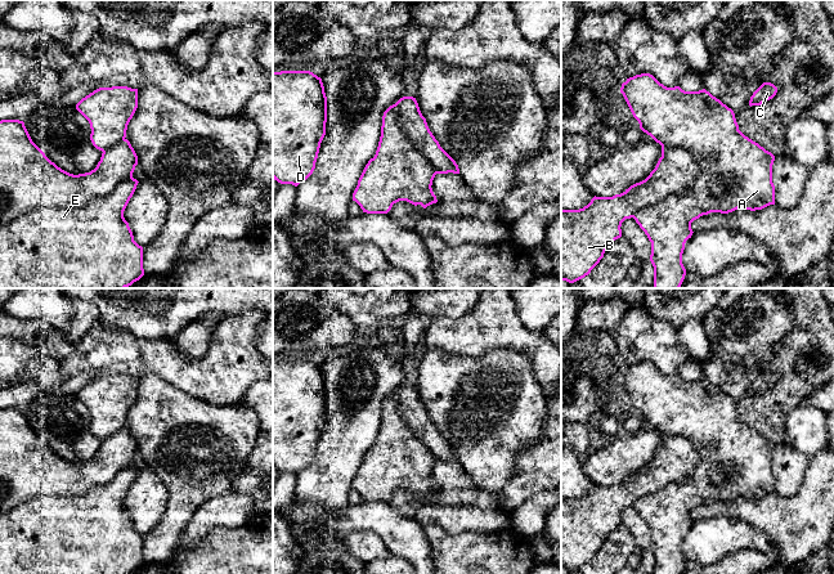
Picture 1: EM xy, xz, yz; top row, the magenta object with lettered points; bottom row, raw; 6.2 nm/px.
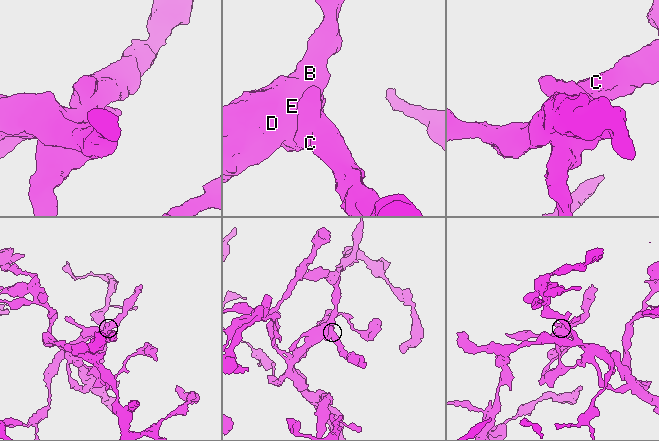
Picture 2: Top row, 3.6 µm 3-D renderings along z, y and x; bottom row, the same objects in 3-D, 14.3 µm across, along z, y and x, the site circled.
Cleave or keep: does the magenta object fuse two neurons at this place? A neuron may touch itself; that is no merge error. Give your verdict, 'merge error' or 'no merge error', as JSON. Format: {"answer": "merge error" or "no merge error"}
{"answer": "merge error"}

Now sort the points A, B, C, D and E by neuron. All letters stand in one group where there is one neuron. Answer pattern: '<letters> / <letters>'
A E / B C D

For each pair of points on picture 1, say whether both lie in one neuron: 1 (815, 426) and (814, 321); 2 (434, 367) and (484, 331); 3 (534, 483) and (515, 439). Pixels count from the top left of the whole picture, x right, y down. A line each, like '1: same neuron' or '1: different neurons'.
1: different neurons
2: different neurons
3: different neurons

